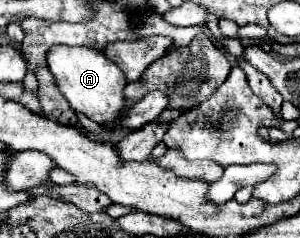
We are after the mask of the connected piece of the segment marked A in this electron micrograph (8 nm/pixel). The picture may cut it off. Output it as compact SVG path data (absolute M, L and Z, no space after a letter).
M59 45L49 51L47 63L49 63L49 71L53 73L59 85L59 91L69 101L71 109L87 115L91 121L99 125L113 123L117 117L121 117L121 113L125 111L125 101L127 101L125 91L123 91L127 81L121 69L113 61L109 61L103 53L91 47Z

